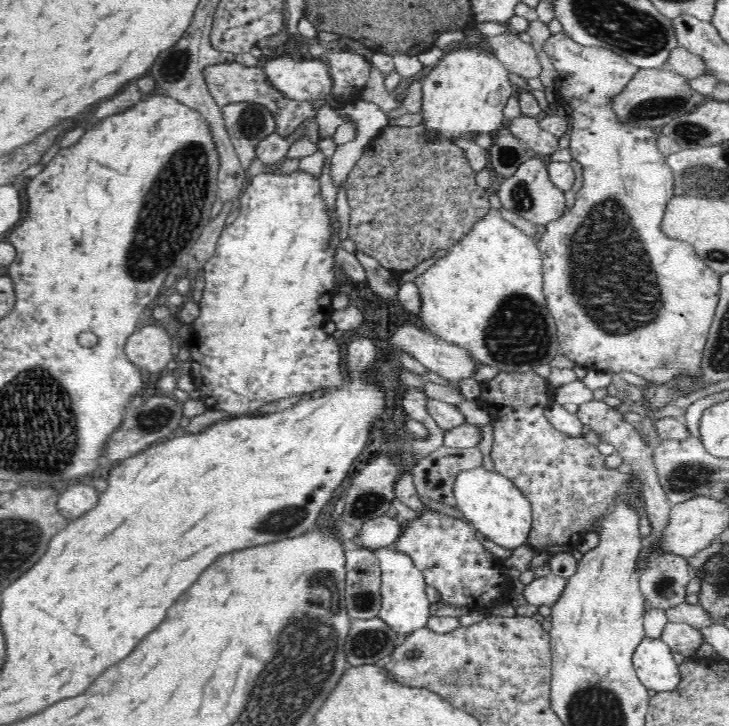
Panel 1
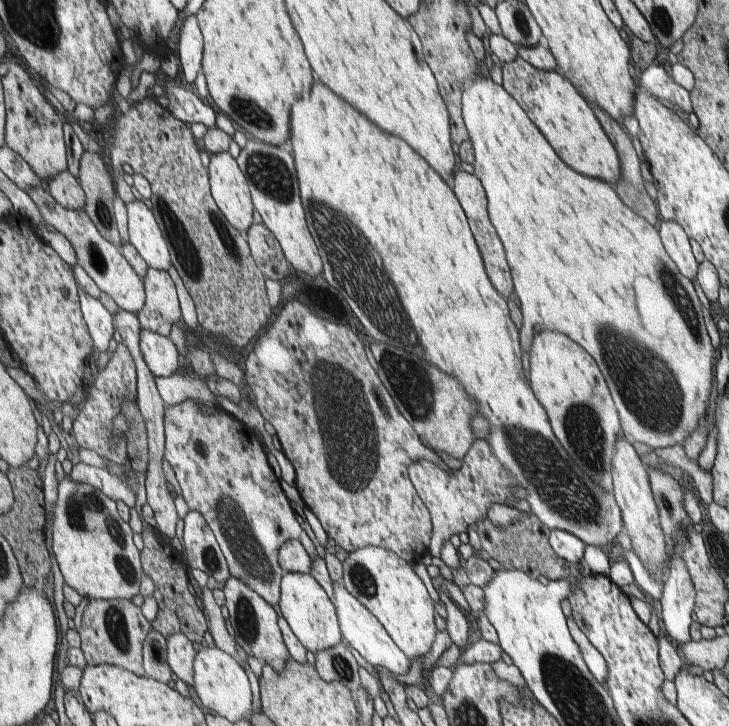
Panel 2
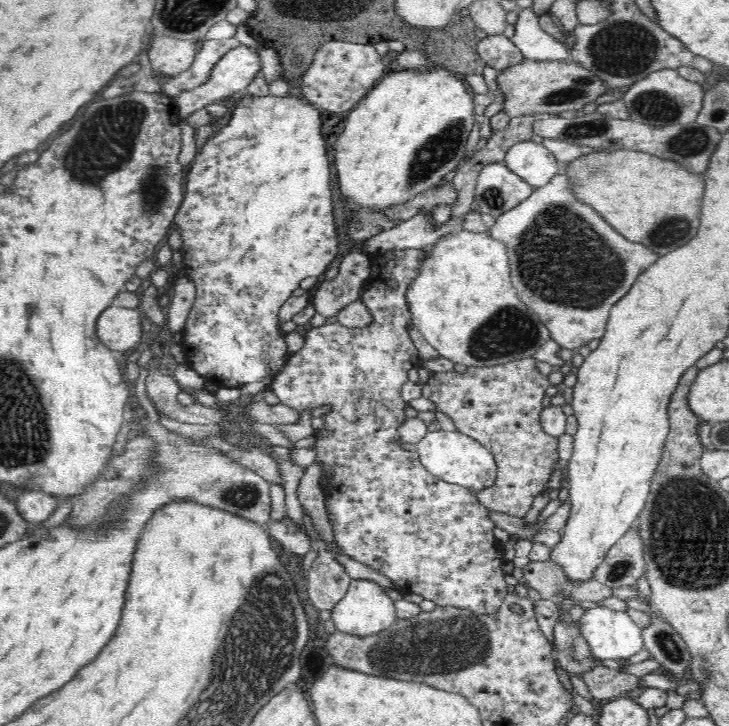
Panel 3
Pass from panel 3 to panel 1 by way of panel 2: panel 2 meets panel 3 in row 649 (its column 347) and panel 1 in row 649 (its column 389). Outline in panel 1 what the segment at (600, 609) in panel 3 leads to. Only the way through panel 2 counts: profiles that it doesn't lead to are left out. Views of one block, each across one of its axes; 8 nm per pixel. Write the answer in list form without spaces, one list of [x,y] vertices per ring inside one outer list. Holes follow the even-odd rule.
[[[642,637],[633,649],[632,664],[638,679],[647,688],[660,692],[675,689],[680,671],[671,649],[660,639]]]

